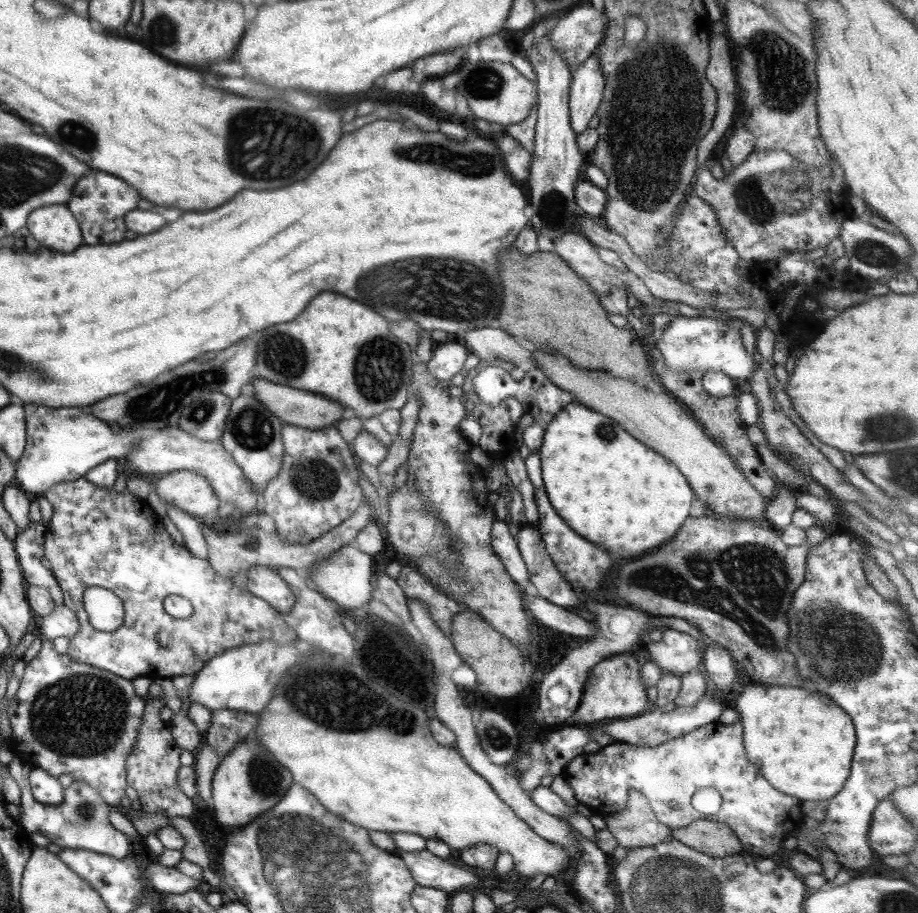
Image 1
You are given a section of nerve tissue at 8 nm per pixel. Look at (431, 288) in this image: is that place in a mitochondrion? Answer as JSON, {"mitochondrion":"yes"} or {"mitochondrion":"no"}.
{"mitochondrion":"yes"}

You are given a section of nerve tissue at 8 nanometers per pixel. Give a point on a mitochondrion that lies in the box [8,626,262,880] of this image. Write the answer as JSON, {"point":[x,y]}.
{"point":[79,715]}

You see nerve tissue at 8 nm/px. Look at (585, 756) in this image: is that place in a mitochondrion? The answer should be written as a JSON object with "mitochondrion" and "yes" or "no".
{"mitochondrion":"no"}

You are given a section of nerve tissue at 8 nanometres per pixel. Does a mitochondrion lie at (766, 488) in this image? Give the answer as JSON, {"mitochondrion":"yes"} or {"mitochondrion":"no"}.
{"mitochondrion":"no"}

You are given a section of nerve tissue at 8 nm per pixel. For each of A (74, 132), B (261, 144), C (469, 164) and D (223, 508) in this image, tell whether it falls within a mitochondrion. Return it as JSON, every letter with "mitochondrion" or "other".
{"A":"mitochondrion","B":"mitochondrion","C":"mitochondrion","D":"other"}

